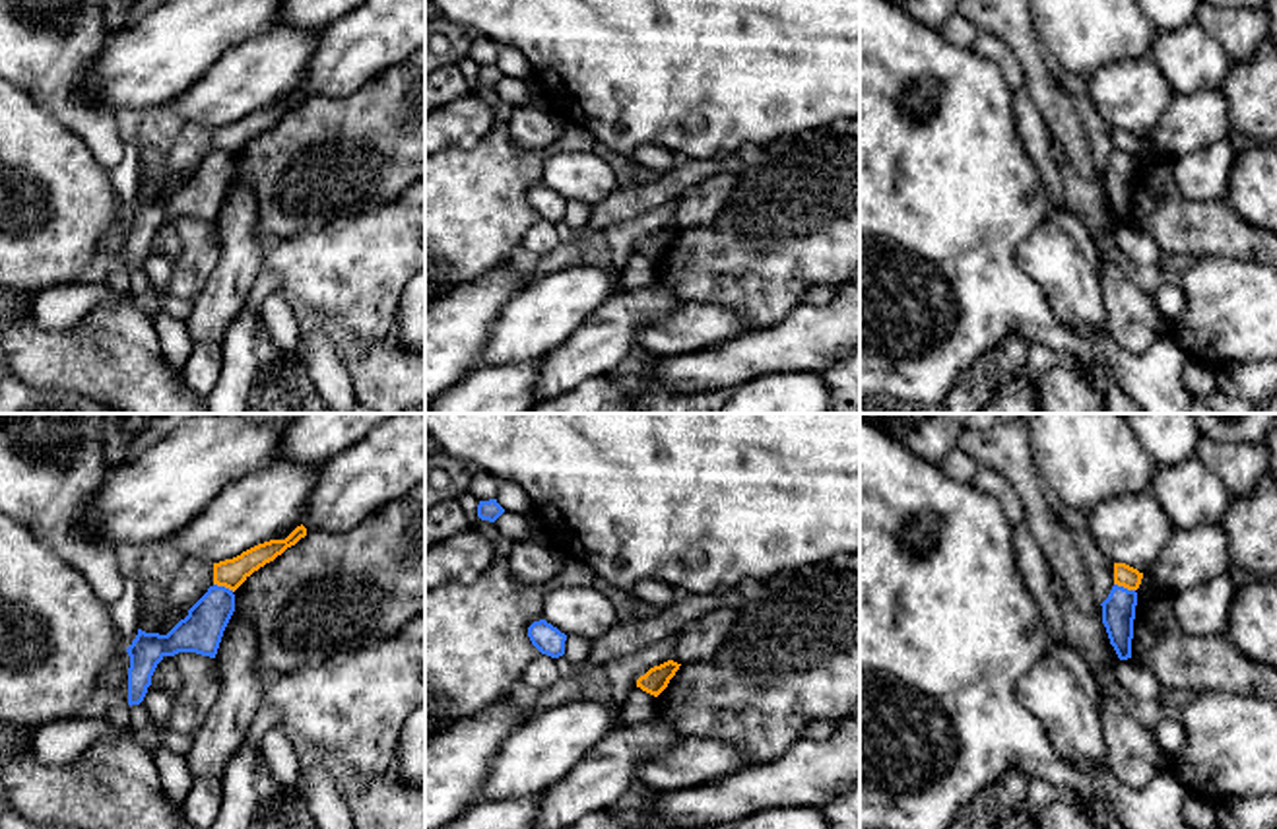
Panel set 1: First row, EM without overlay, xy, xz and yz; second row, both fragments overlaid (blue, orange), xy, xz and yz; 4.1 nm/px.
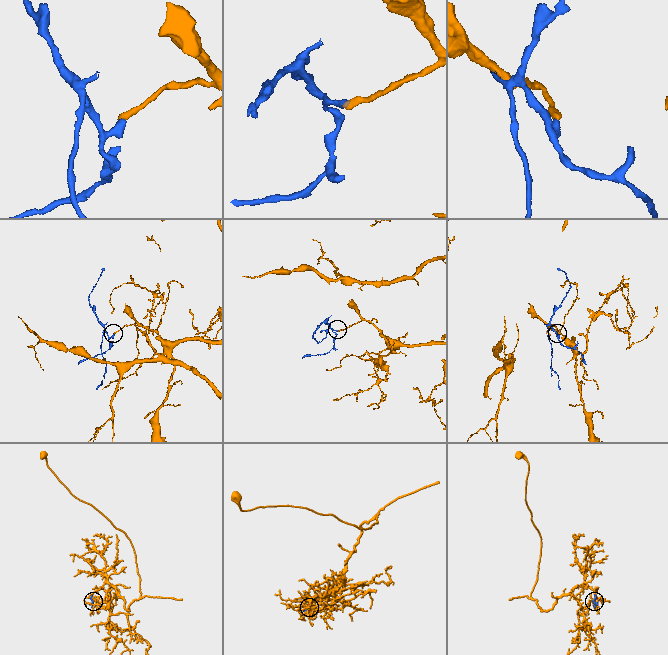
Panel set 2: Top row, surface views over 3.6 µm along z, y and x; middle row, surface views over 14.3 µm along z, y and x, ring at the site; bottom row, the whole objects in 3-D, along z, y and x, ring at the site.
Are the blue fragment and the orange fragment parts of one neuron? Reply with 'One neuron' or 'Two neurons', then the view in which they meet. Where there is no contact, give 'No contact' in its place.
Two neurons. Touches blue in yz

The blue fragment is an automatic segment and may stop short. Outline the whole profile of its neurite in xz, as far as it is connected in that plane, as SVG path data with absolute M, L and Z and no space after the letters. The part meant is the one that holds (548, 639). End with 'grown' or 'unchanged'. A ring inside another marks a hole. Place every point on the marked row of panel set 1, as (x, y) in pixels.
M545 619L534 621L528 627L528 637L532 645L541 652L551 658L559 658L565 654L565 641L567 635L561 633L557 627L547 623Z; unchanged

